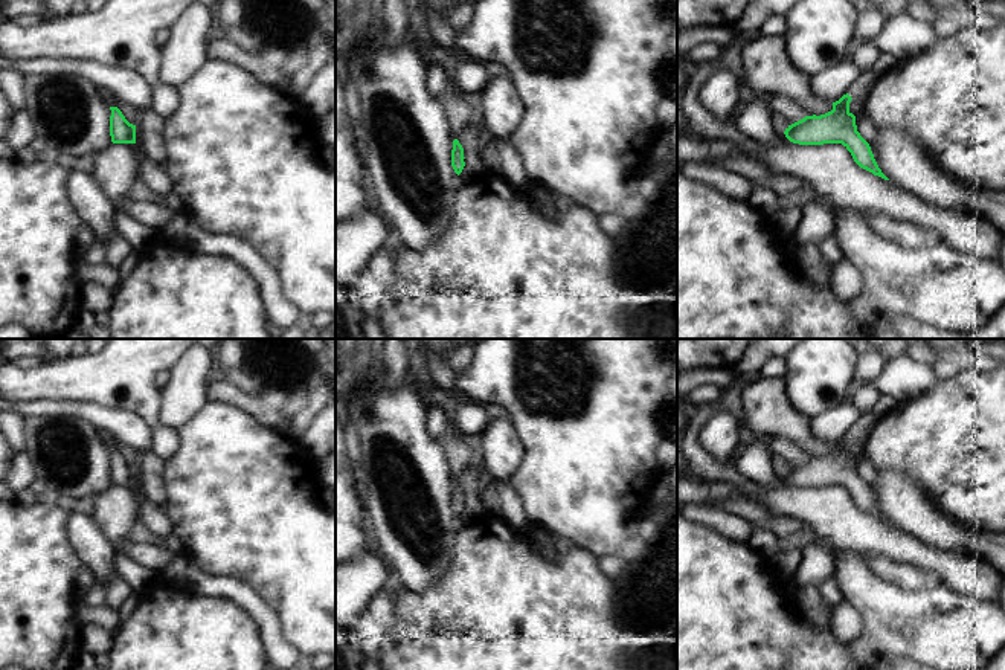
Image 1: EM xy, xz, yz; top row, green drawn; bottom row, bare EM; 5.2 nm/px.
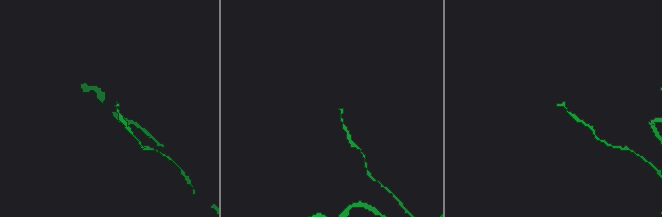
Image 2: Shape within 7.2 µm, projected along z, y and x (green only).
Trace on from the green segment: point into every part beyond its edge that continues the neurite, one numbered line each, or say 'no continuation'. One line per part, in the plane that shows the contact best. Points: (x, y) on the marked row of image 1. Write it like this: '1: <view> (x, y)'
no continuation

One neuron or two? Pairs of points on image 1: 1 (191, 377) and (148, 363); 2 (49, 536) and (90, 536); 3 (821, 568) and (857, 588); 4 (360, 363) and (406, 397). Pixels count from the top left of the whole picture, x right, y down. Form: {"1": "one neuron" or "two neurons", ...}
{"1": "two neurons", "2": "two neurons", "3": "two neurons", "4": "one neuron"}

